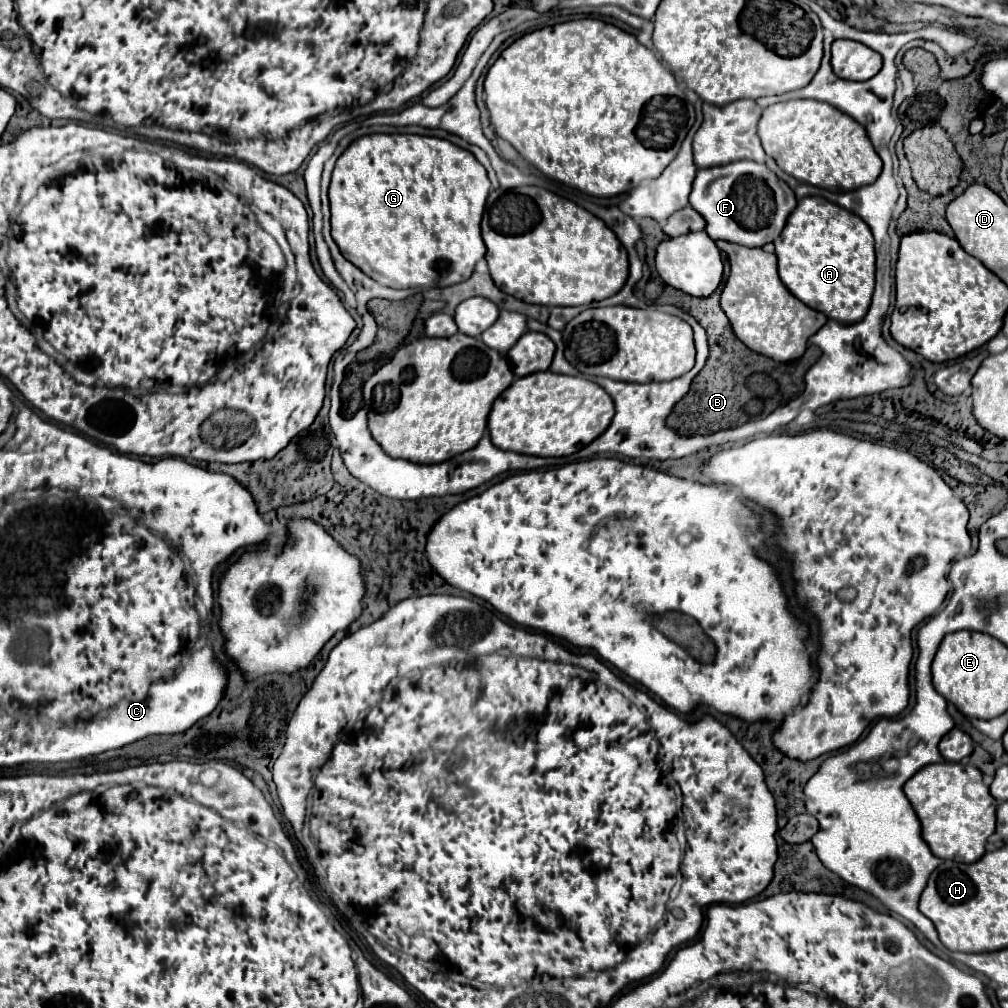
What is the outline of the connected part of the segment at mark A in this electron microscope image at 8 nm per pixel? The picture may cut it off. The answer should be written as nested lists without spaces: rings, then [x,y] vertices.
[[[803,197],[799,199],[793,215],[787,219],[783,233],[775,241],[775,255],[779,259],[781,281],[799,301],[817,311],[823,311],[829,319],[835,319],[839,323],[861,321],[869,309],[875,287],[875,251],[873,235],[859,215],[853,215],[821,197]]]

